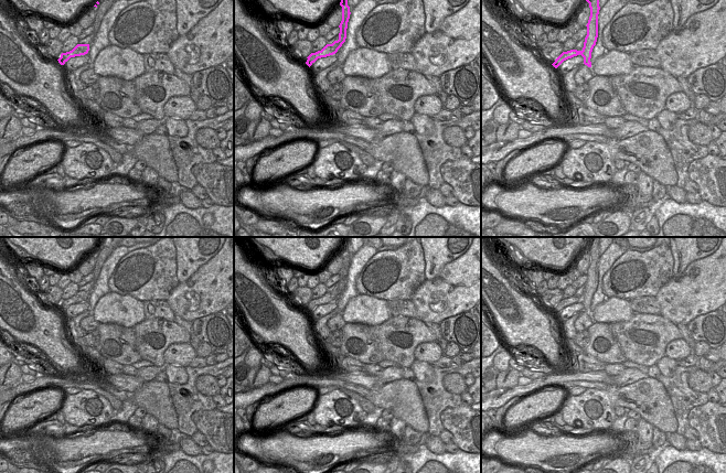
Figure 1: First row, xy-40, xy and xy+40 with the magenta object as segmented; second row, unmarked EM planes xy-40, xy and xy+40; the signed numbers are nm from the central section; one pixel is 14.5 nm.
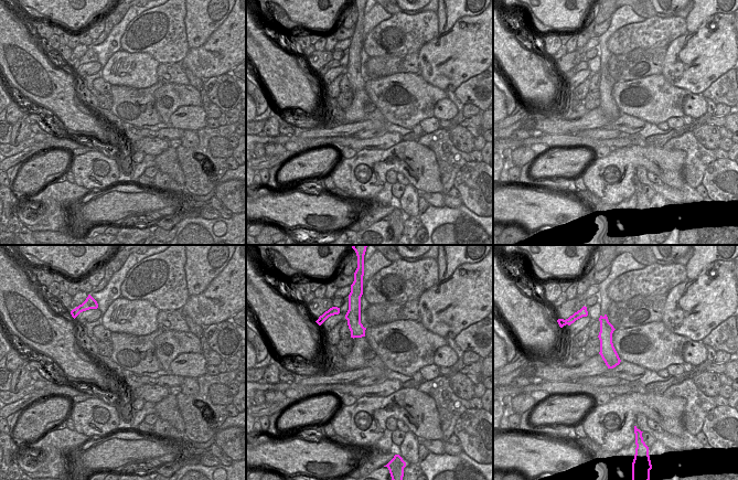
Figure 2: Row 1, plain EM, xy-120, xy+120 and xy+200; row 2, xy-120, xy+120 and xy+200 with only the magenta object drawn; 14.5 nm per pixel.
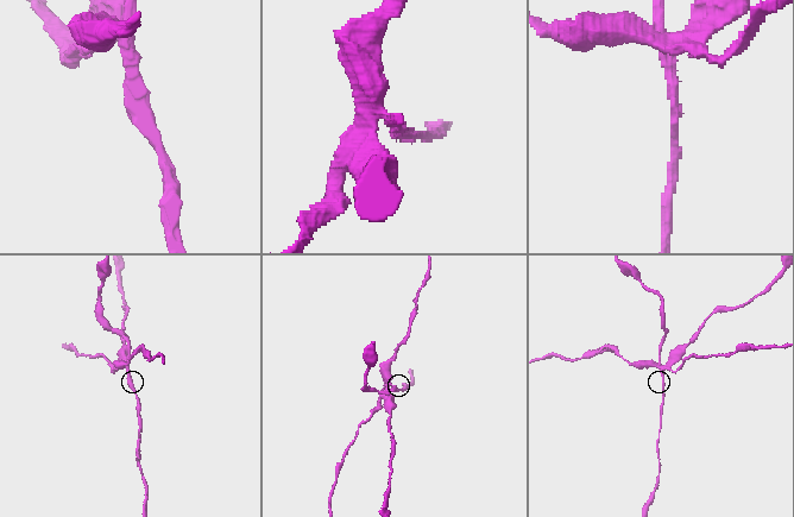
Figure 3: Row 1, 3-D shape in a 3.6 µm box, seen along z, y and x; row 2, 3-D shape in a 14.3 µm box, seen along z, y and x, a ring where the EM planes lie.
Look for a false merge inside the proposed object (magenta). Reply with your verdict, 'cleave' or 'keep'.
cleave

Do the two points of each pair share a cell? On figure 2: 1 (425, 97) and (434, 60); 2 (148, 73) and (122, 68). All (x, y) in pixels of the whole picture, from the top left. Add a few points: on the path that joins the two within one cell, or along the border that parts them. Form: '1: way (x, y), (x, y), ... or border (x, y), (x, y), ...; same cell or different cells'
1: border (419, 73), (427, 82), (444, 91); different cells
2: way (141, 73), (138, 70), (129, 68); same cell

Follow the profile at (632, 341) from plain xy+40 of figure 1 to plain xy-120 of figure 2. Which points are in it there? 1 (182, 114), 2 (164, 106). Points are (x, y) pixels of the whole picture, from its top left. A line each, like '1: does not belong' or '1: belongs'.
1: does not belong
2: belongs

